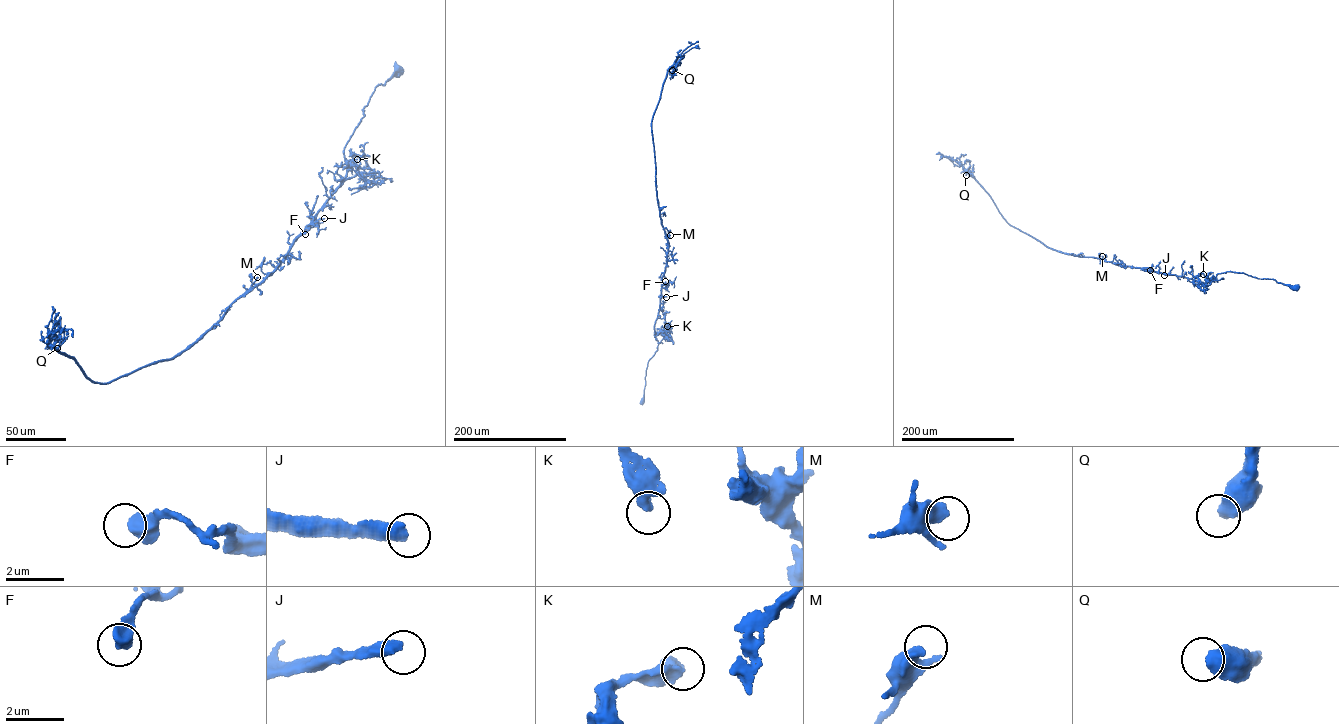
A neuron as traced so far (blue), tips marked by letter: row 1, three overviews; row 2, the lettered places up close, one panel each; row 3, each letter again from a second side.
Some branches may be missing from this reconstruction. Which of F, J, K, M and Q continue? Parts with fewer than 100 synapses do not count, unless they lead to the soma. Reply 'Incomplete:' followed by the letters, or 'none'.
Incomplete: J

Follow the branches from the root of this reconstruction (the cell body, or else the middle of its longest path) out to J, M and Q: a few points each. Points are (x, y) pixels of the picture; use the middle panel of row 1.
J: (642, 401), (647, 362), (658, 345), (654, 335), (655, 321), (661, 296), (666, 297)
M: (642, 401), (647, 362), (658, 345), (654, 324), (666, 264), (665, 234), (670, 235)
Q: (642, 401), (647, 362), (658, 345), (654, 324), (668, 245), (657, 198), (651, 124), (672, 70)

